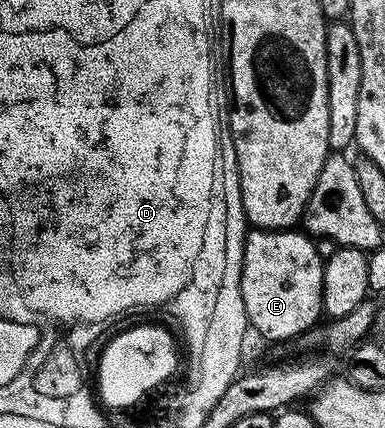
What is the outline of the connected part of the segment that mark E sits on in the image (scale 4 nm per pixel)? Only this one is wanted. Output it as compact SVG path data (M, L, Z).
M250 230L245 236L245 252L241 262L241 292L243 309L249 318L249 326L265 339L296 340L304 331L318 326L322 318L321 294L323 293L323 258L316 252L315 242L304 230L287 231Z

